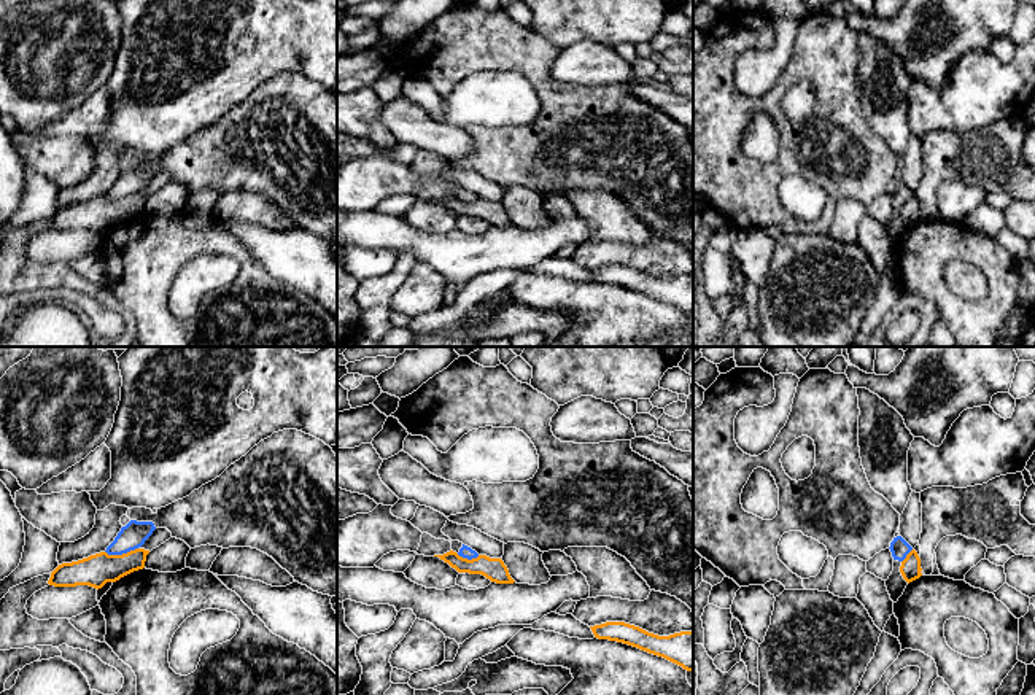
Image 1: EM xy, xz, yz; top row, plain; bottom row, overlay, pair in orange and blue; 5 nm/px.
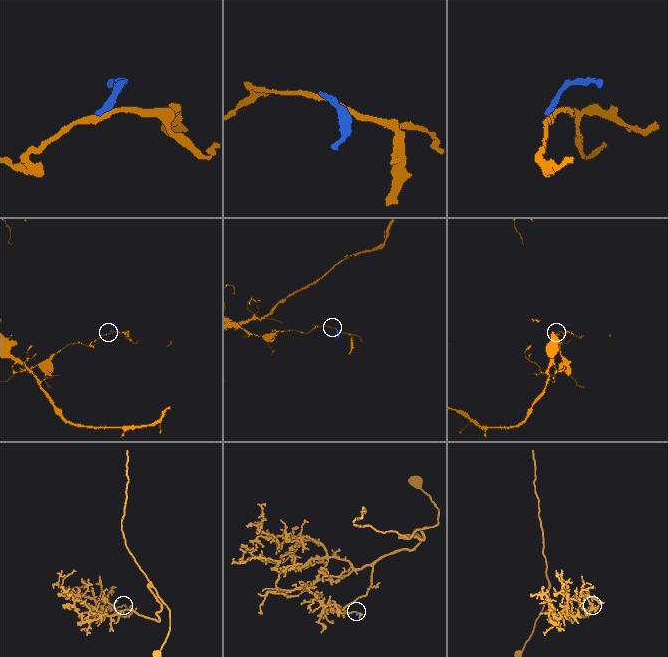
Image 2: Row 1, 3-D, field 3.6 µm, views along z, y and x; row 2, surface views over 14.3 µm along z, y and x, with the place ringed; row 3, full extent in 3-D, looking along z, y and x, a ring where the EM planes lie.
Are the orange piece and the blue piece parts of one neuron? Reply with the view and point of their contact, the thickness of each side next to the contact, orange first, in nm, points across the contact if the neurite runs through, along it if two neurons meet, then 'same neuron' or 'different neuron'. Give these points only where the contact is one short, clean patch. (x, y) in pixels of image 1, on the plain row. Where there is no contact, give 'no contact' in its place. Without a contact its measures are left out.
xy (123, 198) | 160/130 nm | along xy (137, 191), (121, 198), (105, 196) | different neuron

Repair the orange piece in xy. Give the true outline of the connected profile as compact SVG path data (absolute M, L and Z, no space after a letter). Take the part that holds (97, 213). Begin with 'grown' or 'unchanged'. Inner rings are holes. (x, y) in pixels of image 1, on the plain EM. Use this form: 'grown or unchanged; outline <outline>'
unchanged; outline M135 192L122 199L108 199L100 196L87 202L59 208L48 224L54 231L89 229L102 232L107 226L116 226L121 221L143 213L149 194Z

